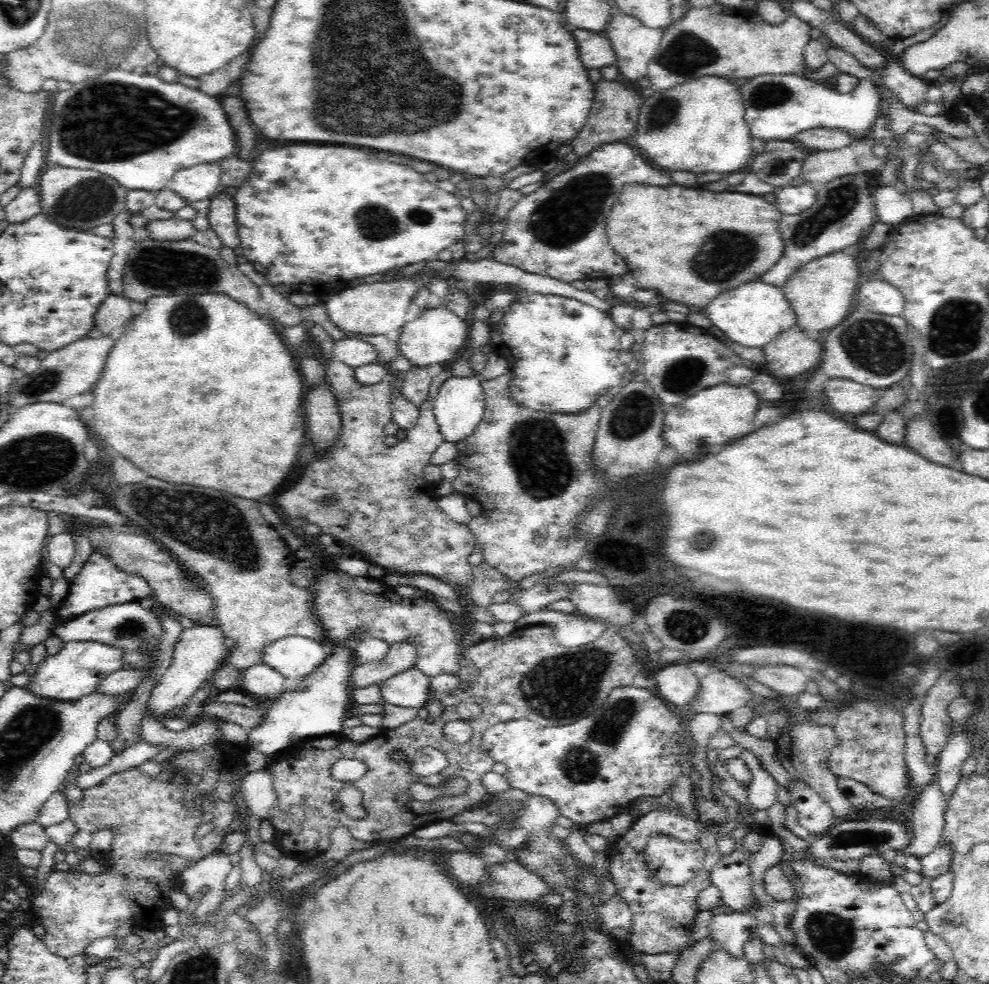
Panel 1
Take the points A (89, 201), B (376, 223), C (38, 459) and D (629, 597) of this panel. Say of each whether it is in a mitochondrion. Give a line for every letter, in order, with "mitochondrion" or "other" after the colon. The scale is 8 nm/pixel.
A: mitochondrion
B: mitochondrion
C: mitochondrion
D: other

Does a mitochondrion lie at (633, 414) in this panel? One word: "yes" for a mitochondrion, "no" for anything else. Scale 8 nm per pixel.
yes

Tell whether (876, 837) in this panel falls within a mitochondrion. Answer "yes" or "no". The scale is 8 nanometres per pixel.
yes

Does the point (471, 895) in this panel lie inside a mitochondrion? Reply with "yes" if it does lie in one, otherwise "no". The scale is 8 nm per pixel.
no

